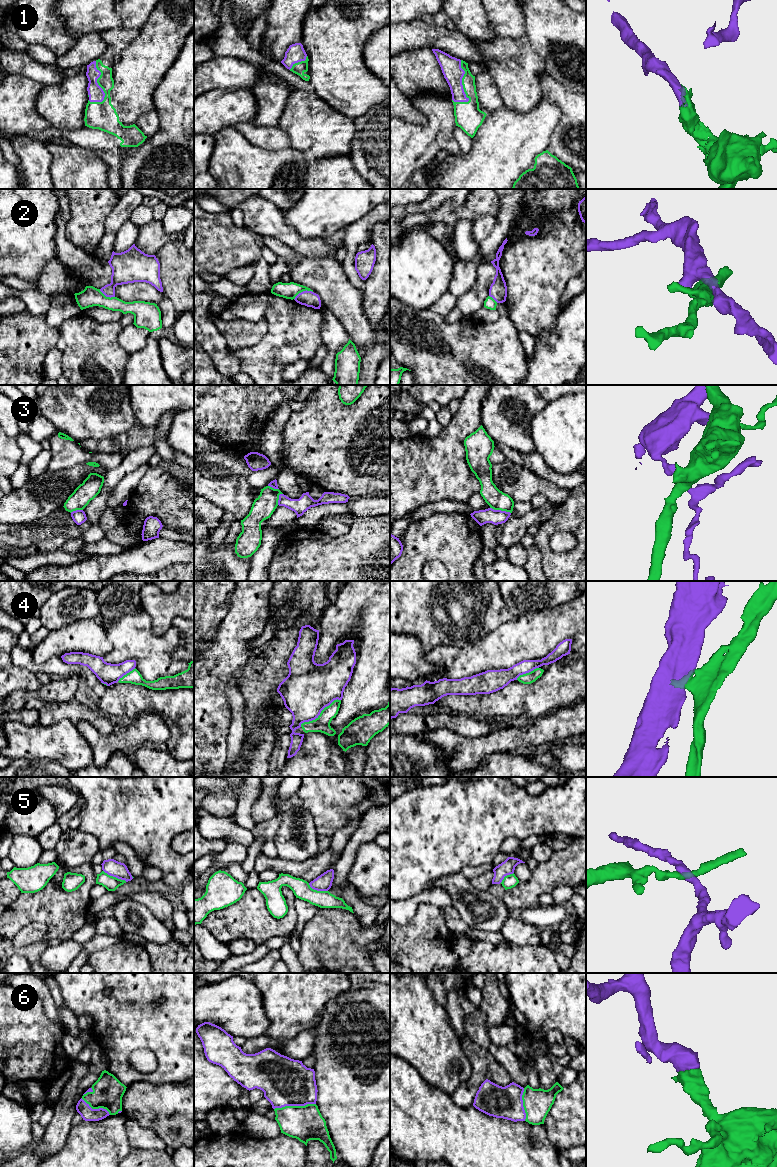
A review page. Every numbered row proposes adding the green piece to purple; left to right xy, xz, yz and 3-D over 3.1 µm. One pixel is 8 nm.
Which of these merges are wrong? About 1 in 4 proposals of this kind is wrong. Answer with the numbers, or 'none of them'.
2, 3, 4, 5

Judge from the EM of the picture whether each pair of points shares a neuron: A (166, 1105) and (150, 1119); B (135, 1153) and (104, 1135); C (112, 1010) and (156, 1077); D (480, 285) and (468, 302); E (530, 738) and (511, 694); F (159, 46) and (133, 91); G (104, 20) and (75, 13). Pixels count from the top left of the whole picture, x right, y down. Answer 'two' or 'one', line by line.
A: one
B: two
C: one
D: one
E: two
F: one
G: one

